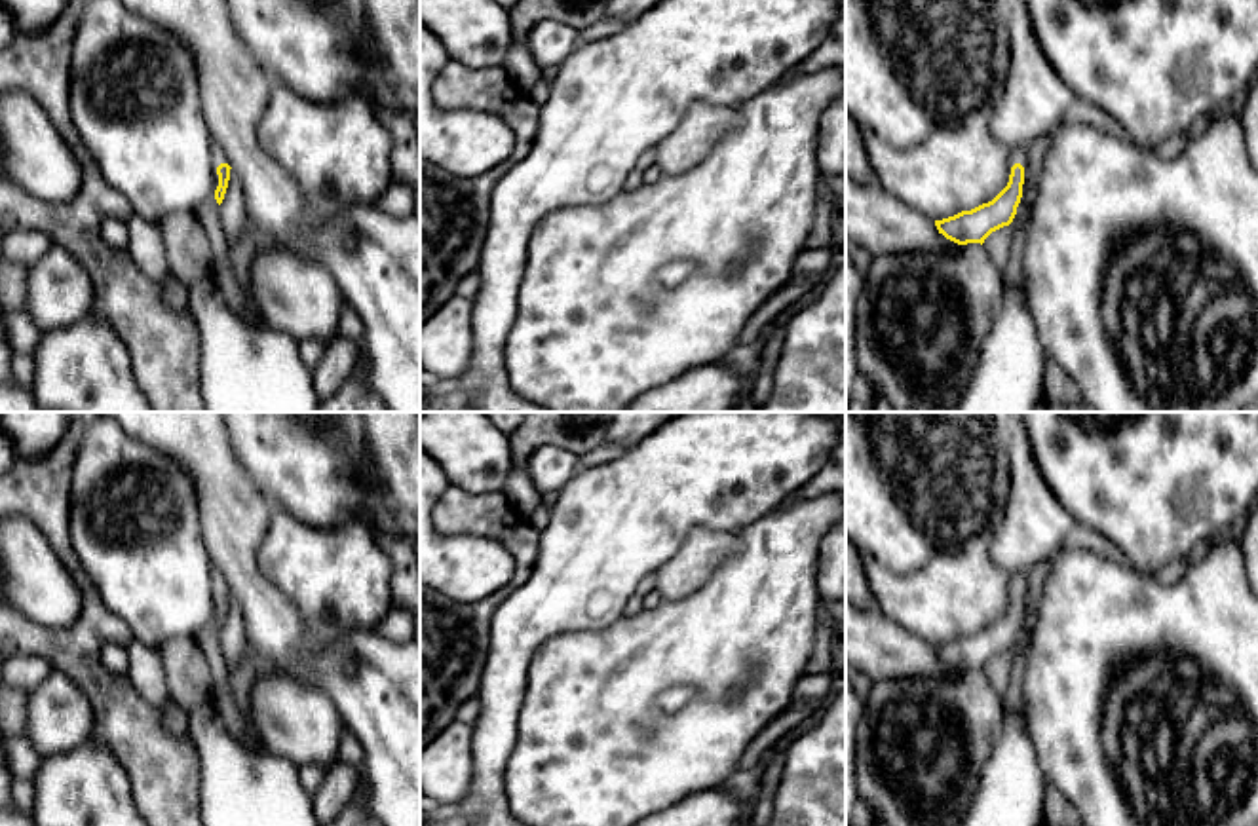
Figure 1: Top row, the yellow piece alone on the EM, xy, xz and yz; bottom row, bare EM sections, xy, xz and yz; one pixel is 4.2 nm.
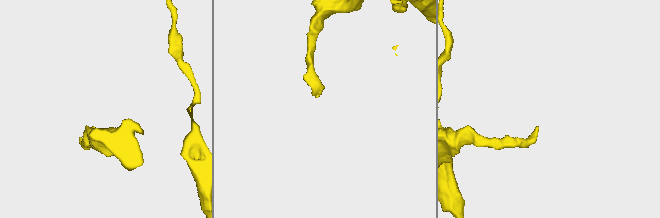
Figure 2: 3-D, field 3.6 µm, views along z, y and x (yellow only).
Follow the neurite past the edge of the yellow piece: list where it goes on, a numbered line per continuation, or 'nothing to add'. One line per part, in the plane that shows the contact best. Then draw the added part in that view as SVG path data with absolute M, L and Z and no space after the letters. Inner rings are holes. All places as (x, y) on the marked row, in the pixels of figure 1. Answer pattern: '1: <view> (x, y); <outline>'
1: xy (217, 154); M215 141L211 144L211 160L213 160L213 171L215 171L215 186L219 186L217 167L220 163L228 163L228 158L226 158L224 150L220 148L220 144L217 144Z

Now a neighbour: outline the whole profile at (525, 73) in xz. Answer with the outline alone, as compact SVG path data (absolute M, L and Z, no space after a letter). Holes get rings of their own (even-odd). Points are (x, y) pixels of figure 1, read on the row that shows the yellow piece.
M515 40L505 55L504 68L524 95L540 80L540 66L534 63L528 46Z

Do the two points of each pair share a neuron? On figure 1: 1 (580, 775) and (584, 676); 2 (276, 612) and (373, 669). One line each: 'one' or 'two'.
1: one
2: one

